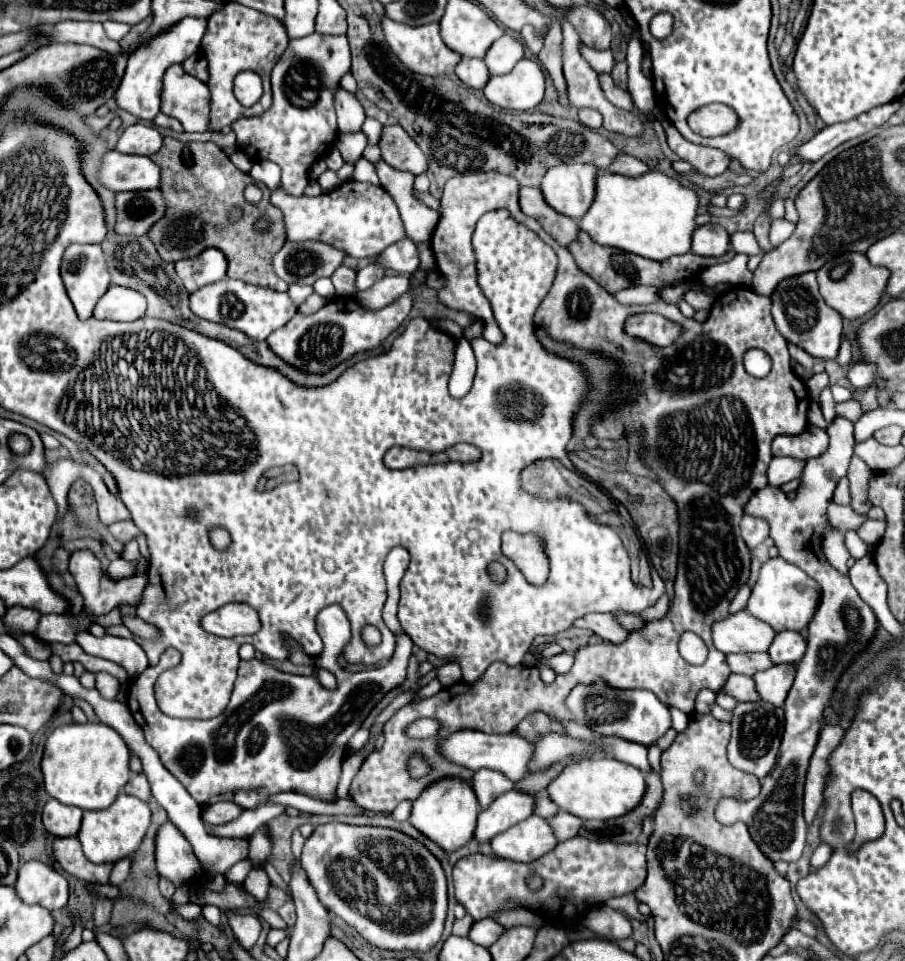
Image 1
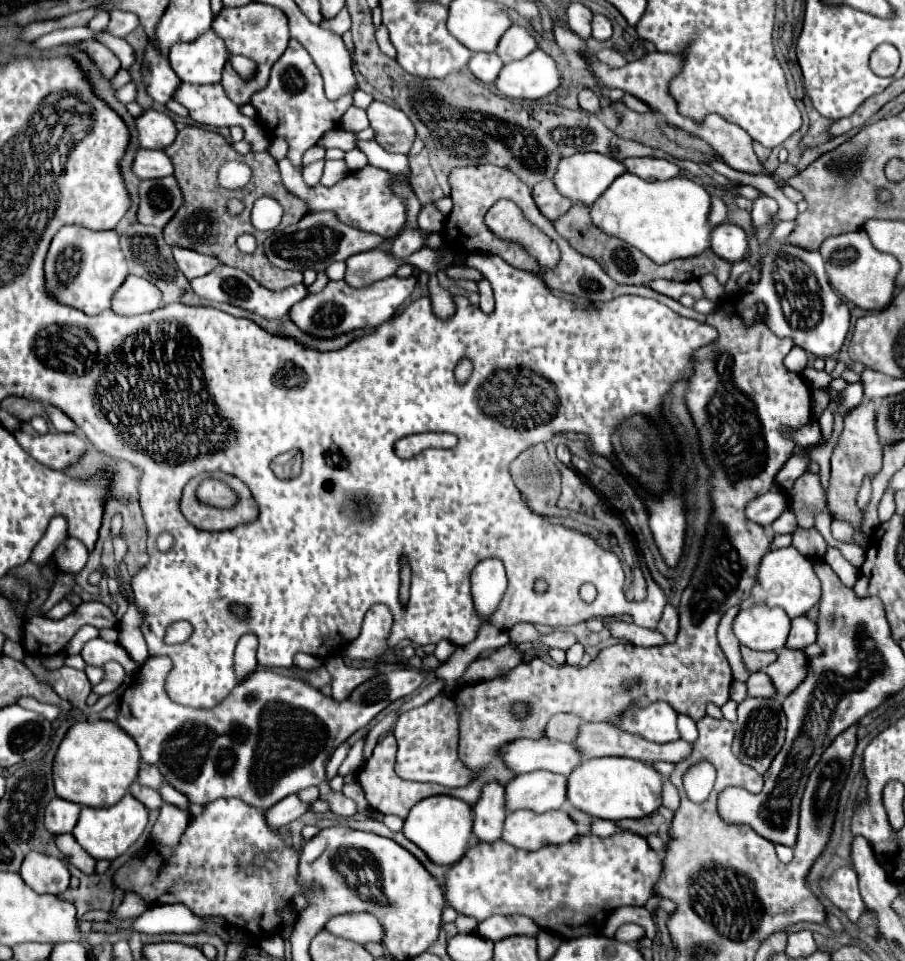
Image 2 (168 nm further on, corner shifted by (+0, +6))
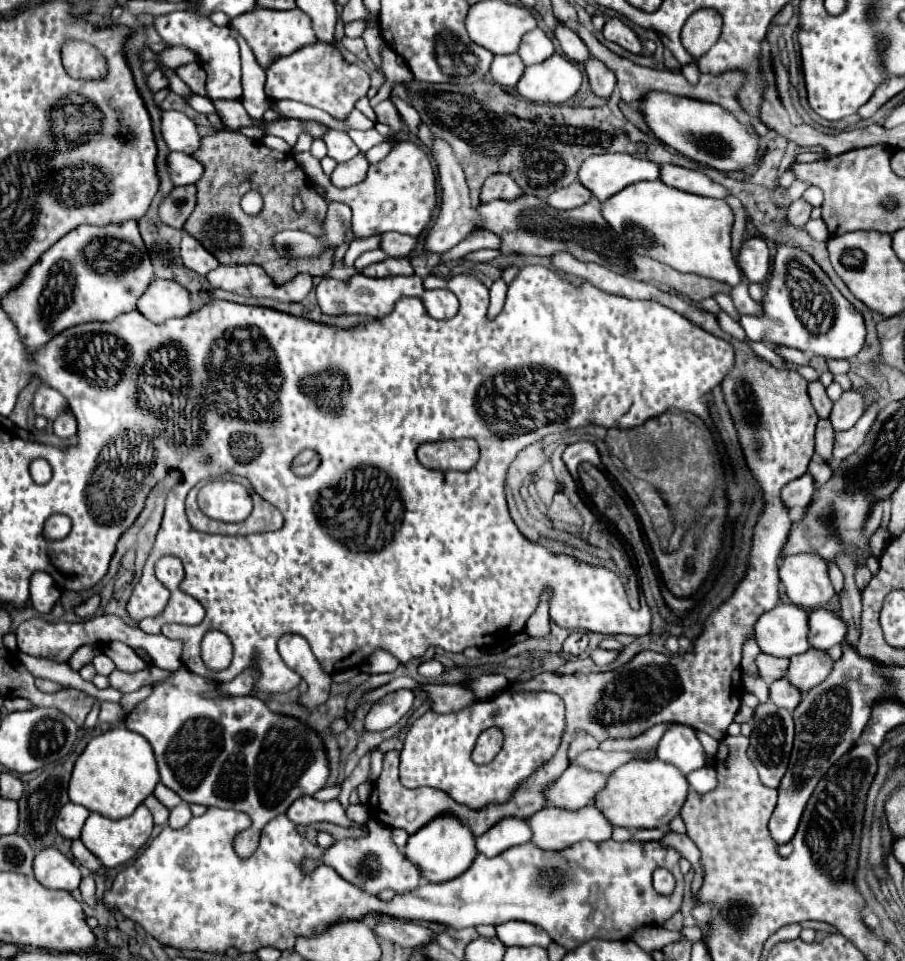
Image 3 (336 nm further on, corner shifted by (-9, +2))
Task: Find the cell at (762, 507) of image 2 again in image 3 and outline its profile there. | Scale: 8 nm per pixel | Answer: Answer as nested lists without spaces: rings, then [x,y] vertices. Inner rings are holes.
[[[806,473],[806,475],[790,481],[782,489],[782,503],[786,505],[786,509],[790,509],[790,513],[802,515],[804,509],[808,507],[808,503],[812,501],[812,495],[814,495],[814,481]]]

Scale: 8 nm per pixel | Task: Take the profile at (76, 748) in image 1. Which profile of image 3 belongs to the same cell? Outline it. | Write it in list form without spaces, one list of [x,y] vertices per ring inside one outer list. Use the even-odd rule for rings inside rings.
[[[124,725],[114,727],[98,737],[92,737],[86,749],[78,755],[68,785],[72,803],[88,807],[88,811],[100,813],[108,819],[122,819],[134,813],[134,809],[150,795],[160,781],[152,747],[142,735],[128,731]]]

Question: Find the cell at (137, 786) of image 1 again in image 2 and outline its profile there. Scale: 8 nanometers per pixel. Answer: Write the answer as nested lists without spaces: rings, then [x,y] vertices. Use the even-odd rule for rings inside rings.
[[[137,781],[131,785],[129,793],[131,793],[133,797],[137,797],[147,809],[161,809],[161,805],[163,805],[163,799],[161,799],[159,791],[149,789],[149,787],[143,787],[143,785],[139,785]]]

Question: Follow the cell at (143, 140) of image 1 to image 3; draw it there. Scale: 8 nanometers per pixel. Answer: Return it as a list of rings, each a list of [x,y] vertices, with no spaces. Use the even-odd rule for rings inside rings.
[[[162,111],[162,137],[170,151],[194,153],[200,147],[200,135],[194,121],[180,111]]]

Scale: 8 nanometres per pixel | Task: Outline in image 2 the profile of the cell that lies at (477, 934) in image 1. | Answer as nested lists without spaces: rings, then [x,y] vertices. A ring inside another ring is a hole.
[[[493,915],[479,923],[477,933],[491,941],[501,941],[505,937],[513,935],[531,935],[535,937],[539,933],[539,927],[533,923],[533,919],[525,915]]]

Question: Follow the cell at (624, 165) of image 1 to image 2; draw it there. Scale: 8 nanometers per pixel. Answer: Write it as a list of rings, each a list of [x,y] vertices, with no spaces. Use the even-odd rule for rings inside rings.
[[[631,157],[631,159],[625,159],[623,163],[629,173],[635,173],[645,181],[665,181],[665,179],[683,175],[675,163],[657,159],[657,157]]]

